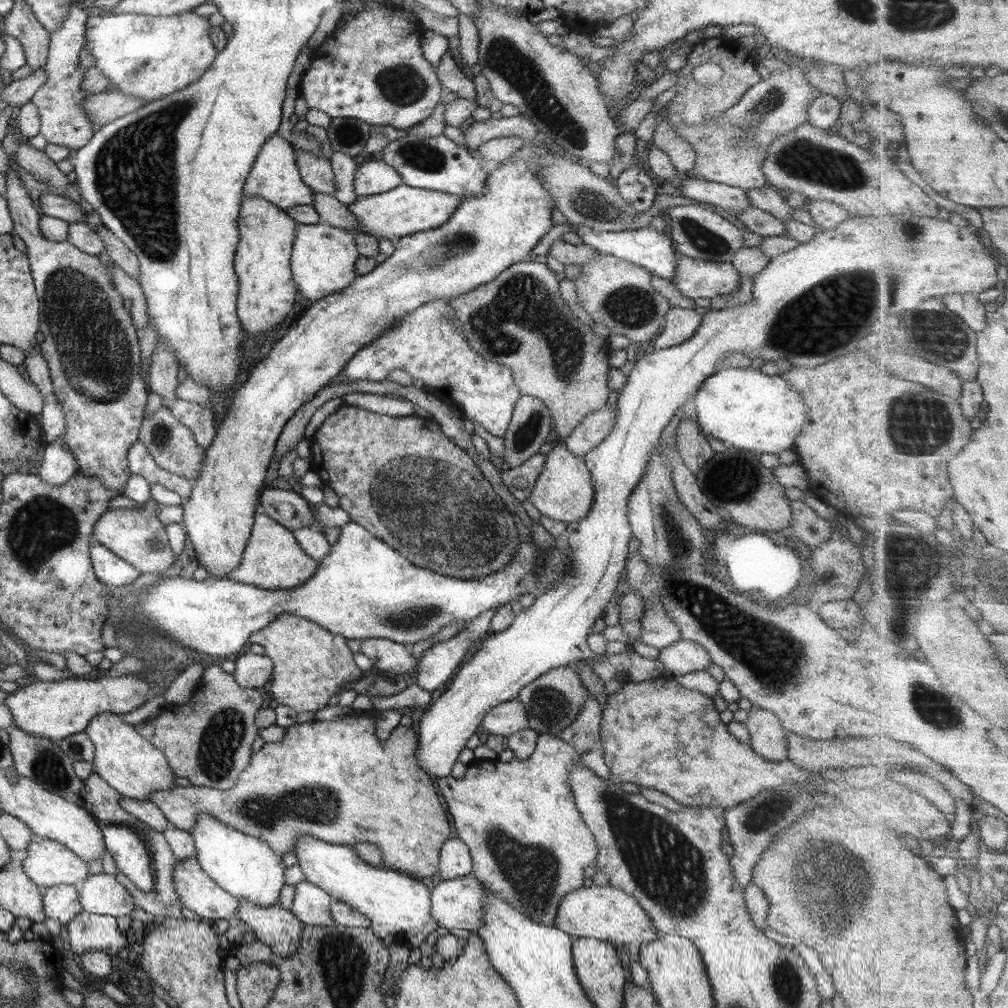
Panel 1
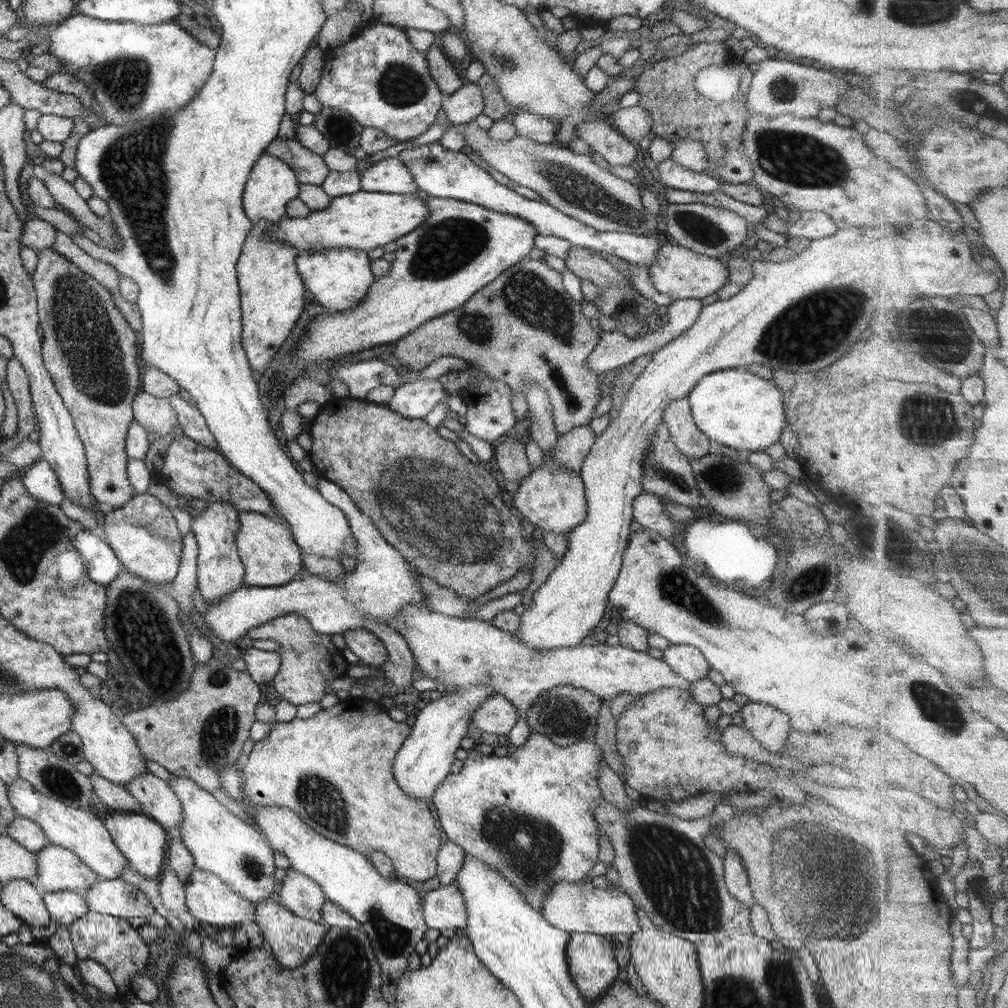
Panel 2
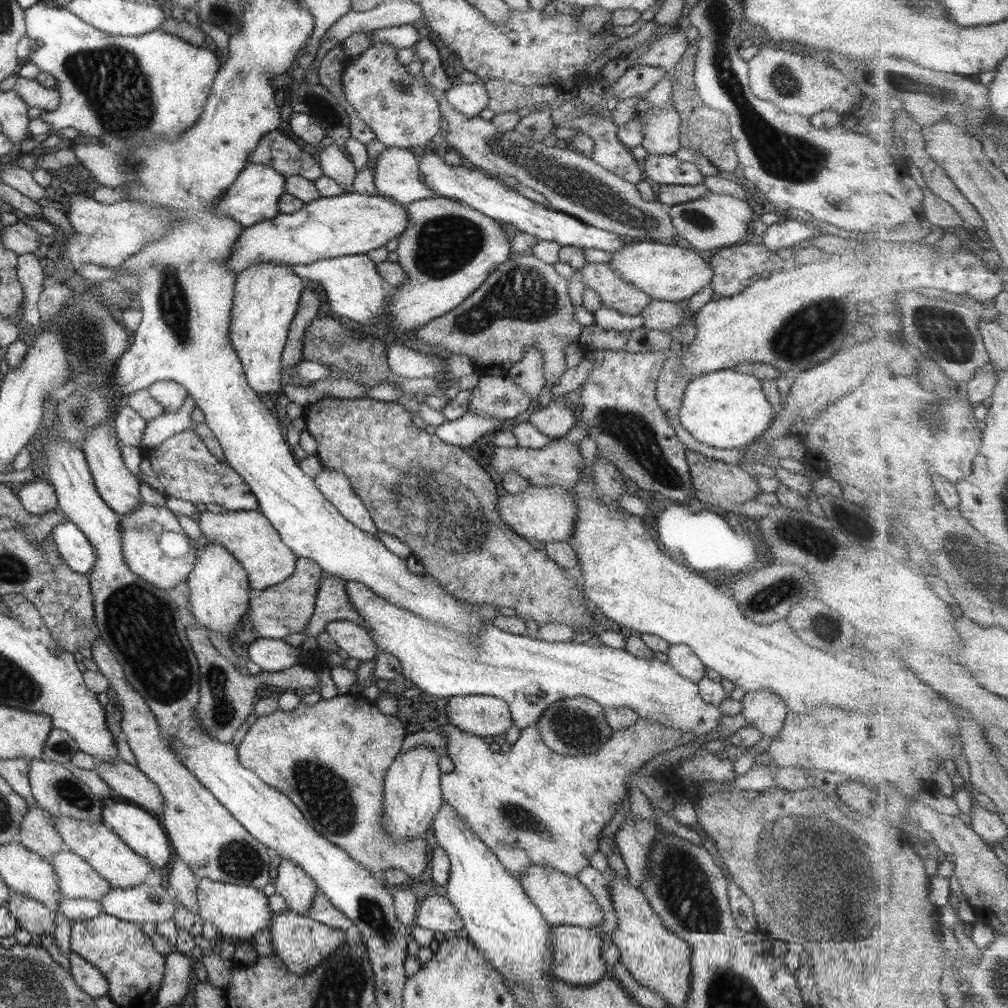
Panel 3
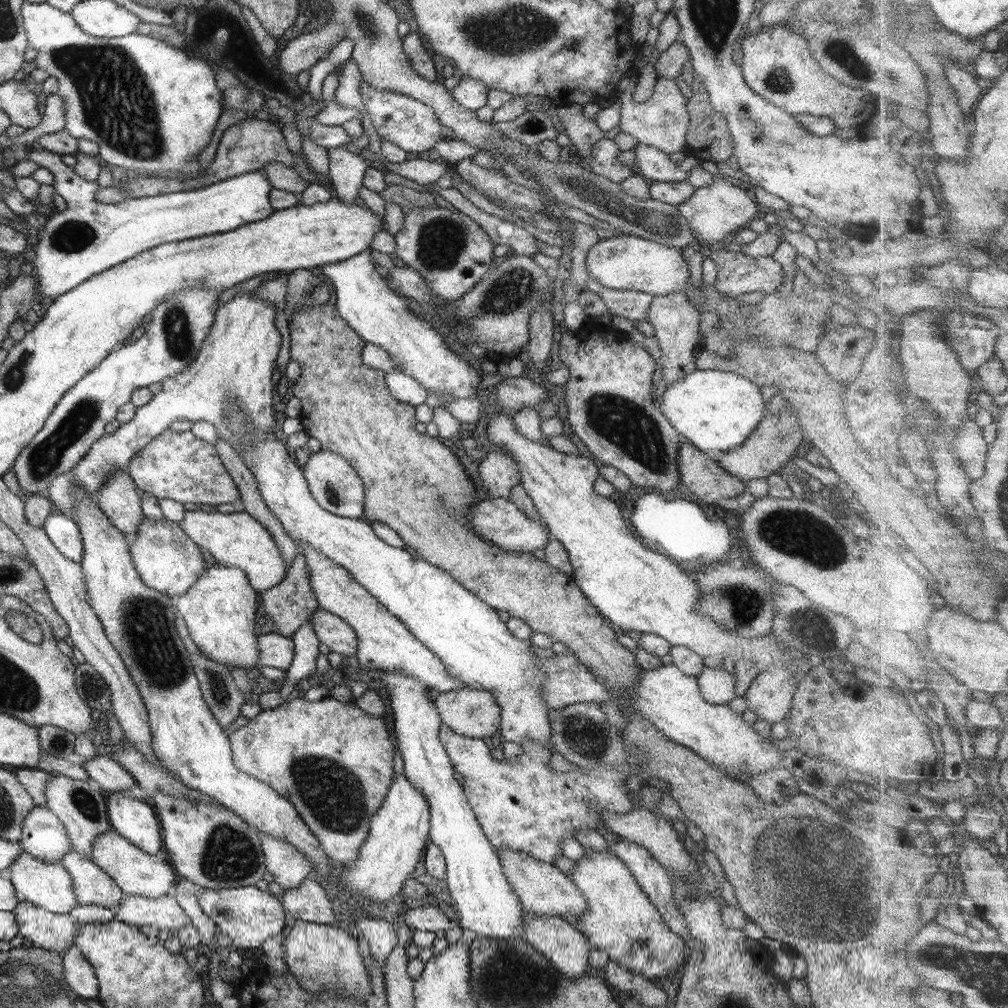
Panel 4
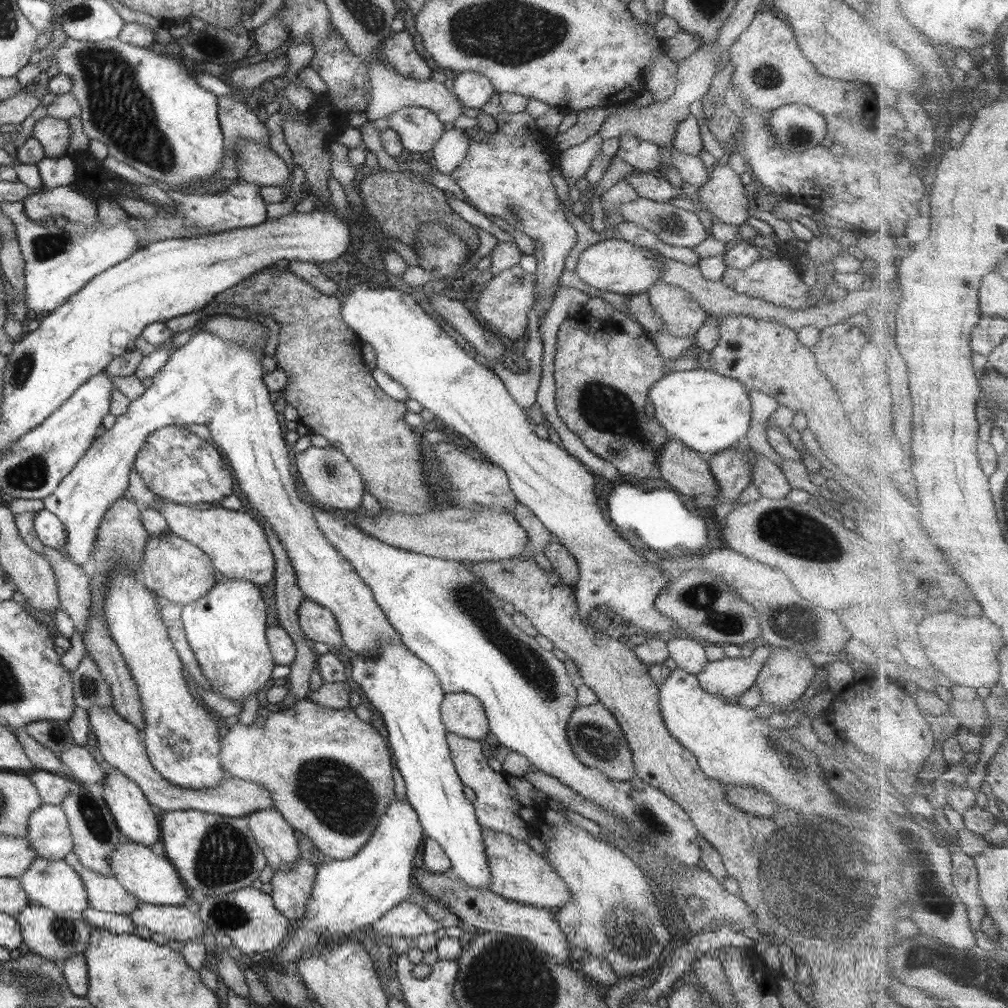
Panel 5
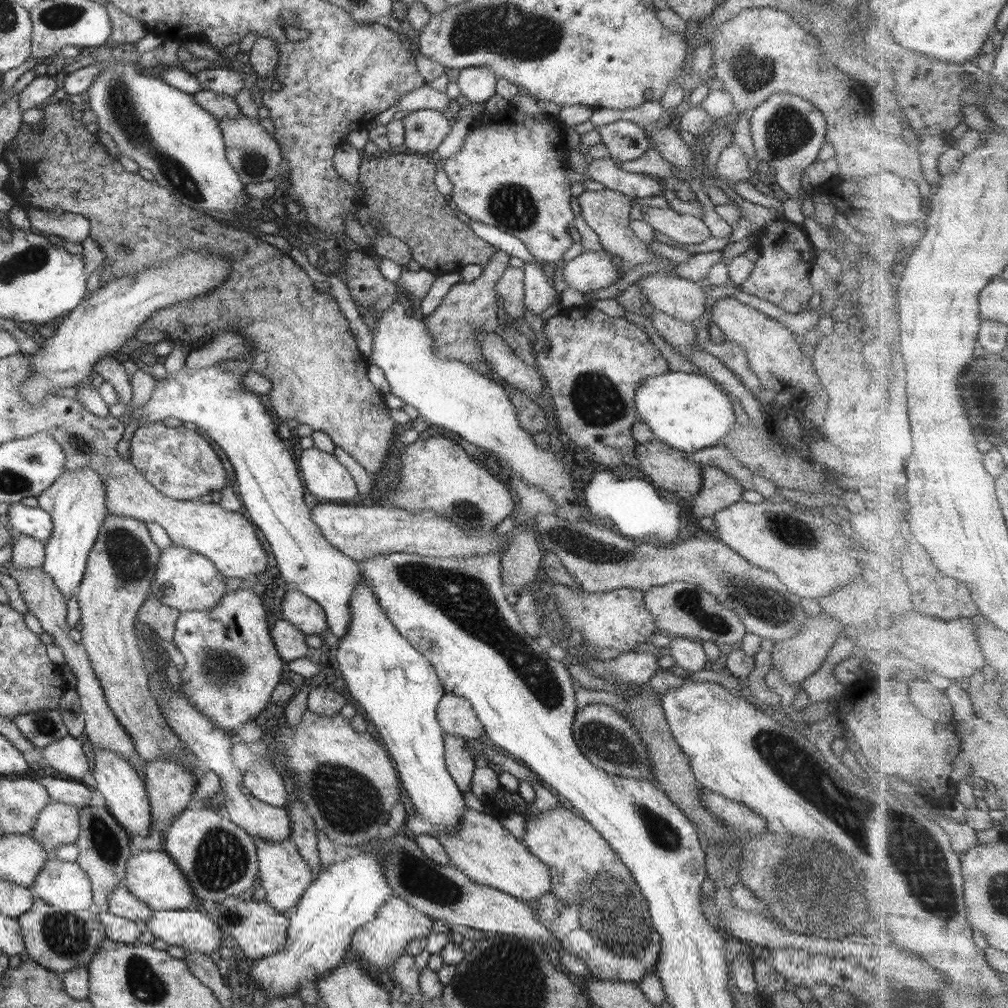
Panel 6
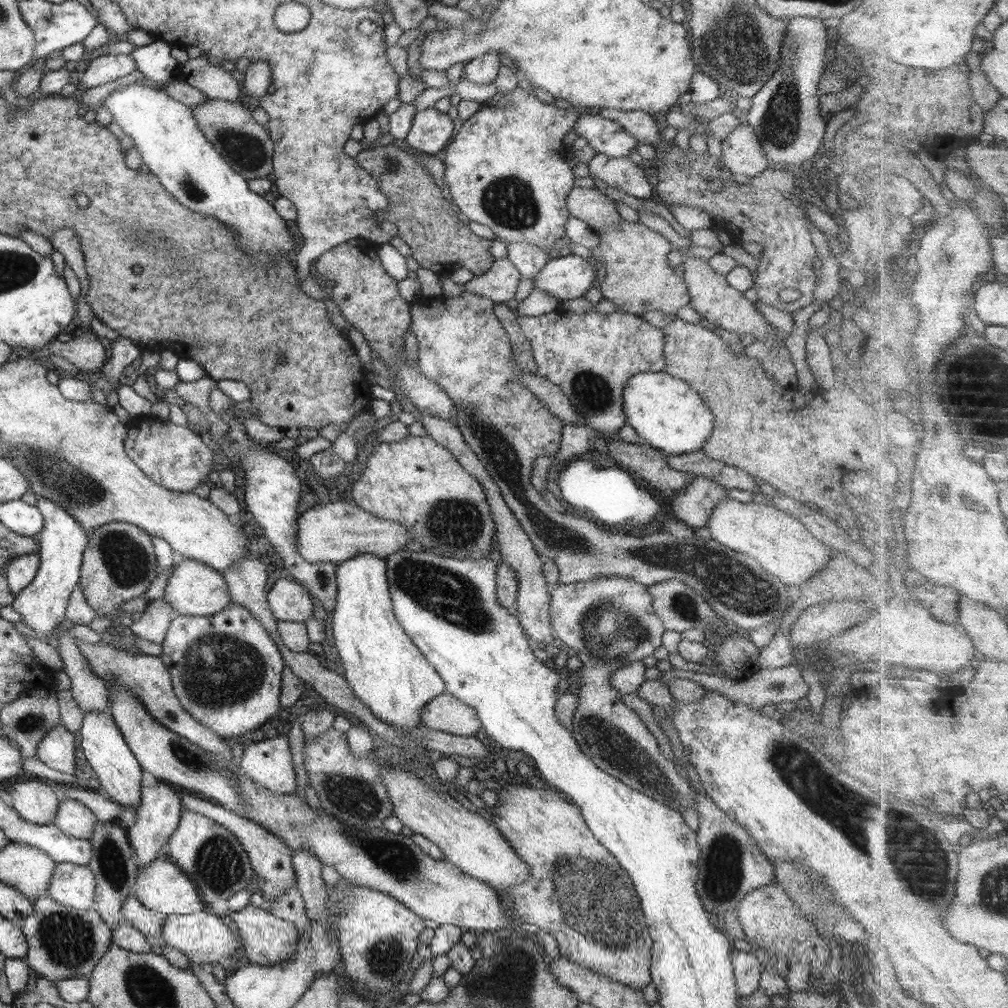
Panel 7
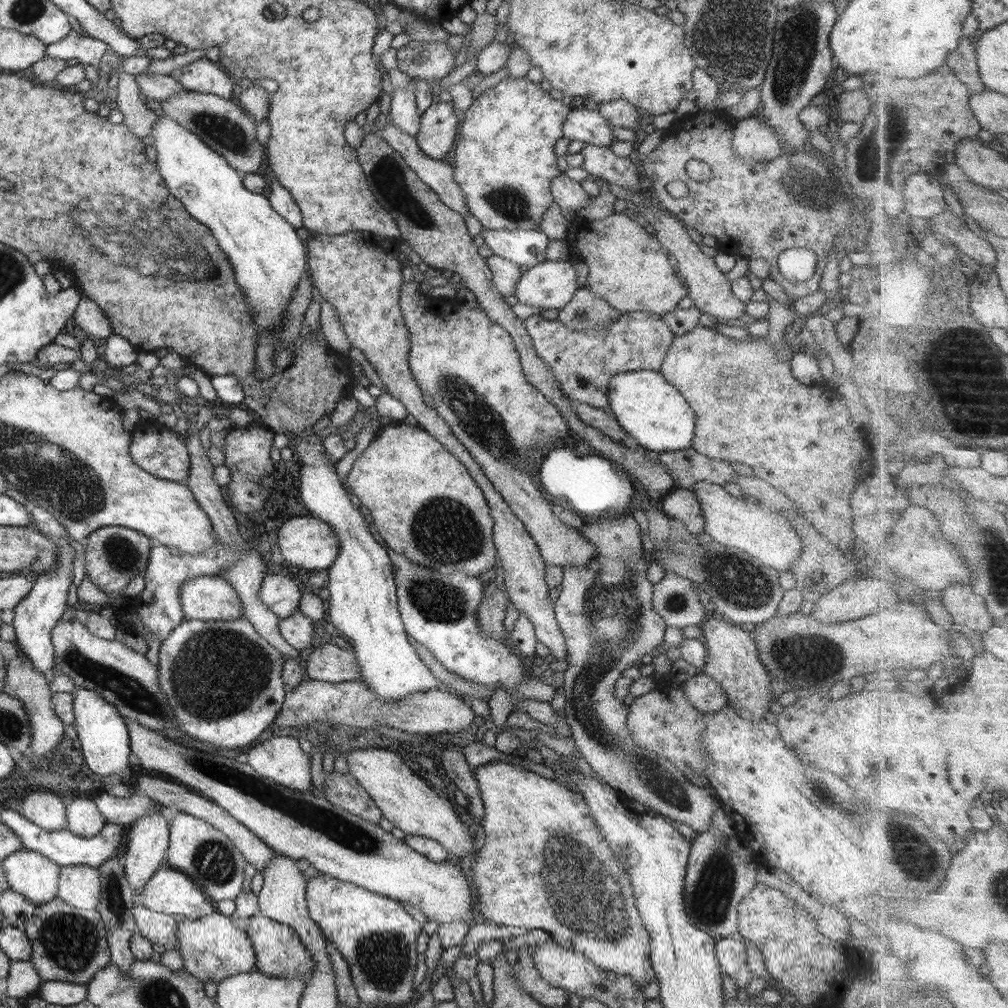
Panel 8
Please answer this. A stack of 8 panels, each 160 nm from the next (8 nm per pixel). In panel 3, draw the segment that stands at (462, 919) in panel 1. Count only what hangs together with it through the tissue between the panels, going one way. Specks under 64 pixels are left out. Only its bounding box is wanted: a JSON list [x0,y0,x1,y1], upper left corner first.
[415,896,462,933]

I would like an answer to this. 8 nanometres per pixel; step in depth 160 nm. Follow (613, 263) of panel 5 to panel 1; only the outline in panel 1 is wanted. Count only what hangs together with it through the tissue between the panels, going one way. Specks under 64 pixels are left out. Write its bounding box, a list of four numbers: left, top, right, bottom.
[671,252,740,299]

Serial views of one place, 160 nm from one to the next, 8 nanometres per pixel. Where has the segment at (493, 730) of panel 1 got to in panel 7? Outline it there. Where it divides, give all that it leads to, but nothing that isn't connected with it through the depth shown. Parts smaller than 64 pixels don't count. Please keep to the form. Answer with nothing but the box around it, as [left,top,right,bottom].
[418,692,482,737]

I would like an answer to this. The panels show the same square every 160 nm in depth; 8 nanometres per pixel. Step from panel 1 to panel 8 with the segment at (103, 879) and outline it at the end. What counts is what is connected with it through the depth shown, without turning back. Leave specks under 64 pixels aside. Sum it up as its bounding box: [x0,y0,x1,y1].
[175,911,255,984]

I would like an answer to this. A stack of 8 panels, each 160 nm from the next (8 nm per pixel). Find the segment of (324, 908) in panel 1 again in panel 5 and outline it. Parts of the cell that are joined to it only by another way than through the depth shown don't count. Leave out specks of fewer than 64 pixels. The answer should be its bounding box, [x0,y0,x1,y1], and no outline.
[244,808,299,871]

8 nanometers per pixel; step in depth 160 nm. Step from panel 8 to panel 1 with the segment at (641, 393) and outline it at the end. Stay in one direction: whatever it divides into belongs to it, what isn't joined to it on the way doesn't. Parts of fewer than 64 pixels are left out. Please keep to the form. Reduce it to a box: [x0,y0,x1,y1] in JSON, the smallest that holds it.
[693,368,806,456]

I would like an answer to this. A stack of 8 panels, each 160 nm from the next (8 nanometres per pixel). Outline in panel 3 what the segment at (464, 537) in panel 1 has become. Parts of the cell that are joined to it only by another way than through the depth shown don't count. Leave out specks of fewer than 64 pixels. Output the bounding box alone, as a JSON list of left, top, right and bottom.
[302,396,602,642]

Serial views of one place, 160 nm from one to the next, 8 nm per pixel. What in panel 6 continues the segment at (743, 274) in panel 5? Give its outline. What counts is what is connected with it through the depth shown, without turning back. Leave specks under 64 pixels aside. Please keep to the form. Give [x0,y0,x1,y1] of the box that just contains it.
[743,218,815,314]

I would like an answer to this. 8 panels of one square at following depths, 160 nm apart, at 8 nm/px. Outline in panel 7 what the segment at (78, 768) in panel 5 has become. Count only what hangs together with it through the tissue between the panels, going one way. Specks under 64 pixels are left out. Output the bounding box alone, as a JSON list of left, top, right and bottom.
[36,722,74,774]

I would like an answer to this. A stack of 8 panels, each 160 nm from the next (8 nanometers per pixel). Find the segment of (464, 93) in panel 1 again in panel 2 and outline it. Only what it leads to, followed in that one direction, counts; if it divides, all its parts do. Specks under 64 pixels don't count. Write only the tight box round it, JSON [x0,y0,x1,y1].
[423,44,463,96]

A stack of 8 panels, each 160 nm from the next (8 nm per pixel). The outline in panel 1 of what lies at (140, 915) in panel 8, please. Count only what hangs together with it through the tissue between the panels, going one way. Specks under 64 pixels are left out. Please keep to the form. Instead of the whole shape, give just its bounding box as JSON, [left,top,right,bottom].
[21,839,89,889]

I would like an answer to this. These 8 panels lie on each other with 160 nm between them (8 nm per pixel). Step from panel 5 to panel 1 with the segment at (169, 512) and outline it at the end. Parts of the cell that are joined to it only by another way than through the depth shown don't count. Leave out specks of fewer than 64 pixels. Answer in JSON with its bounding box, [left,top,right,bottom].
[229,511,317,589]

